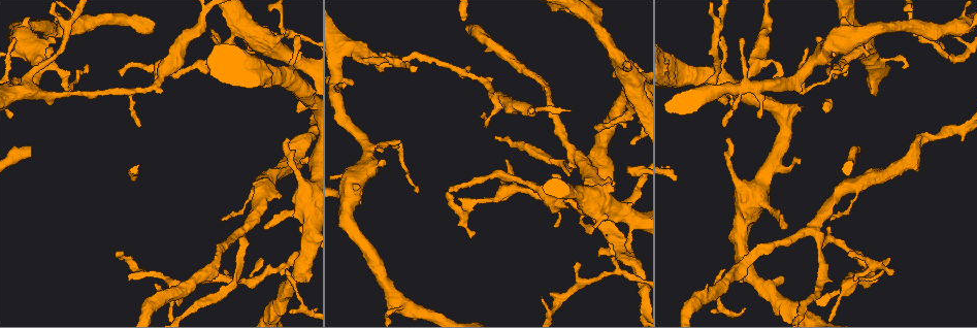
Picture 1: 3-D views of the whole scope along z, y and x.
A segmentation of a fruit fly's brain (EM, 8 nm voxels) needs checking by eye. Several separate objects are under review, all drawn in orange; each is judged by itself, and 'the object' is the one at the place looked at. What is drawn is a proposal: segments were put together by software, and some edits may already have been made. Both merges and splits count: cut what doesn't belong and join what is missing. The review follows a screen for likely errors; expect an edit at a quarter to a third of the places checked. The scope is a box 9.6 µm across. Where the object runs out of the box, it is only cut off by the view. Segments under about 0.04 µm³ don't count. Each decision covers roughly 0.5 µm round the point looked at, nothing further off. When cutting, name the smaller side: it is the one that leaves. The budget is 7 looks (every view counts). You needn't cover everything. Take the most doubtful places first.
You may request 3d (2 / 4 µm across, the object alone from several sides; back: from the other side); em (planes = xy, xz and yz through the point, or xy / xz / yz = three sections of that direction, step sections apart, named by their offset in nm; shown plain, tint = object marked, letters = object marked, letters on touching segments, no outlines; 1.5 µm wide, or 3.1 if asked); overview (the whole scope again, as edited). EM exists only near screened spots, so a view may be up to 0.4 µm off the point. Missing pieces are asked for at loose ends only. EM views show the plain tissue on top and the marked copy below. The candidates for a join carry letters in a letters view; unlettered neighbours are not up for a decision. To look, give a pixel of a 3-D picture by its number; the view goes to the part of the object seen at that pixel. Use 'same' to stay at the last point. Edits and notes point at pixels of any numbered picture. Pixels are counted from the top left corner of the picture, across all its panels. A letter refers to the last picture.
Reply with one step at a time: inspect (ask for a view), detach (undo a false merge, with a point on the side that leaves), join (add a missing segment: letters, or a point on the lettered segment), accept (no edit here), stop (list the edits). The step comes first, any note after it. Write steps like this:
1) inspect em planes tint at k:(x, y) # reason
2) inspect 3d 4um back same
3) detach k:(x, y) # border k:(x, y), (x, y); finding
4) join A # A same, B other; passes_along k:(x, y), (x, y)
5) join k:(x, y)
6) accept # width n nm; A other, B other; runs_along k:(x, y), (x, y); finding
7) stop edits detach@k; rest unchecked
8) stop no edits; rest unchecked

inspect 3d 2um at 1:(212, 36) # tapers out

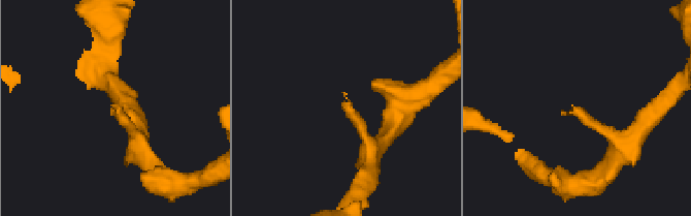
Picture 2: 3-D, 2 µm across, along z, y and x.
inspect em xy step 4 letters at 2:(567, 113) # now the EM

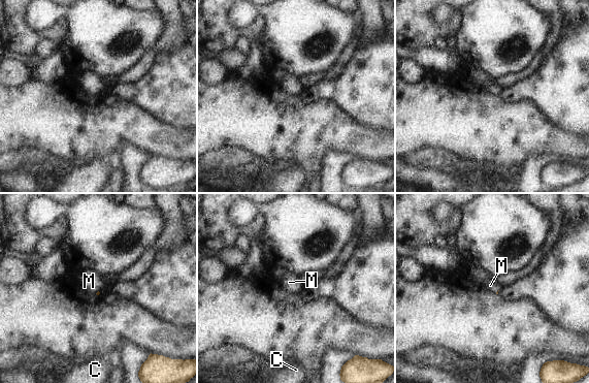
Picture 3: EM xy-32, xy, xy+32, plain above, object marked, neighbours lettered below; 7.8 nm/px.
inspect em planes letters same # another direction

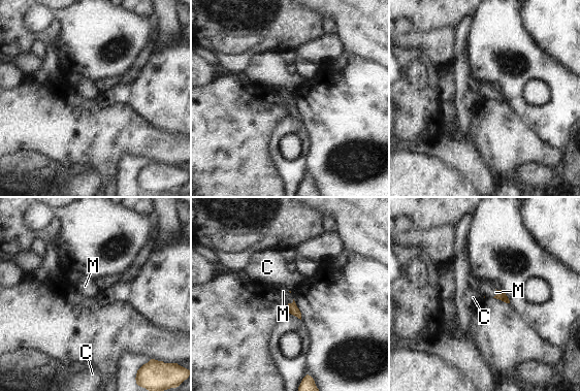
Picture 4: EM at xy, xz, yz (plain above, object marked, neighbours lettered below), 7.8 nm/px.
join M # C other, M same; passes_along 4:(501, 295), (497, 293), (485, 287); the cell continues

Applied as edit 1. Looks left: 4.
inspect overview # redraw

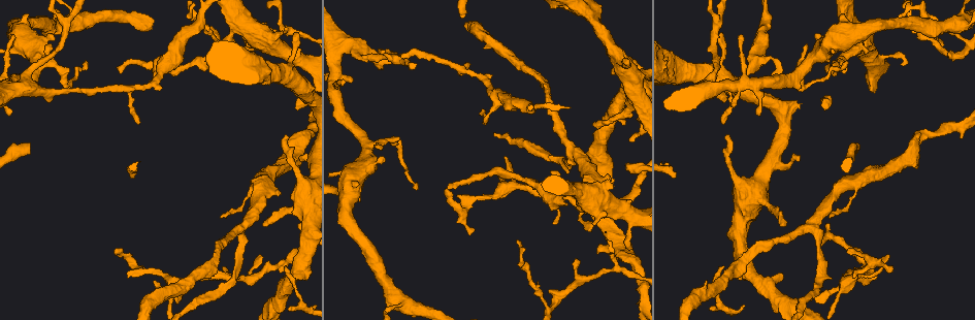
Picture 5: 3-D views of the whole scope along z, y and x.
inspect em planes letters at 5:(831, 216) # tapers out

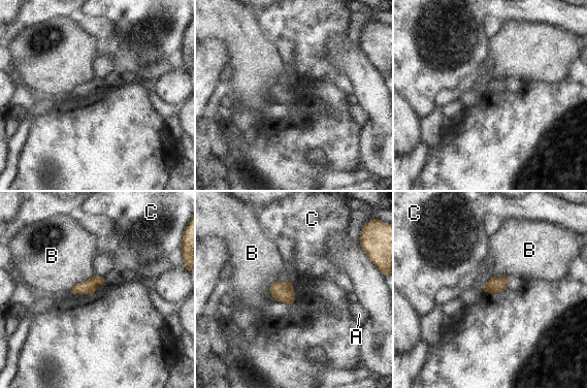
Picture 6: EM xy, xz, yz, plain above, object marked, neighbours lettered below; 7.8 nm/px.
accept # A other, B other, C other; border 6:(94, 275), (78, 282), (69, 292); none of them fits

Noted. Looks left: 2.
inspect 3d 4um at 5:(632, 139) # free end

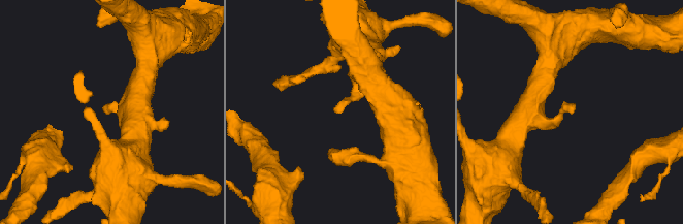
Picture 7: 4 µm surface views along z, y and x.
inspect em xz step 8 letters at 7:(337, 110) # shape alone is not enough

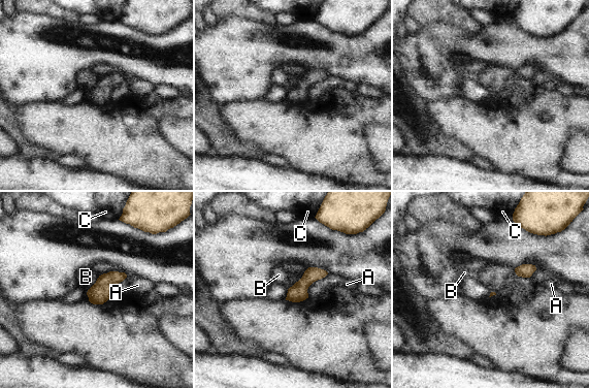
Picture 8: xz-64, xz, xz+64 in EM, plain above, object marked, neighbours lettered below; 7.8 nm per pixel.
accept # A other, B other, C other; border 8:(288, 290), (285, 299); no lettered segment goes on from it

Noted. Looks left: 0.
stop edits join@4; rest unchecked

